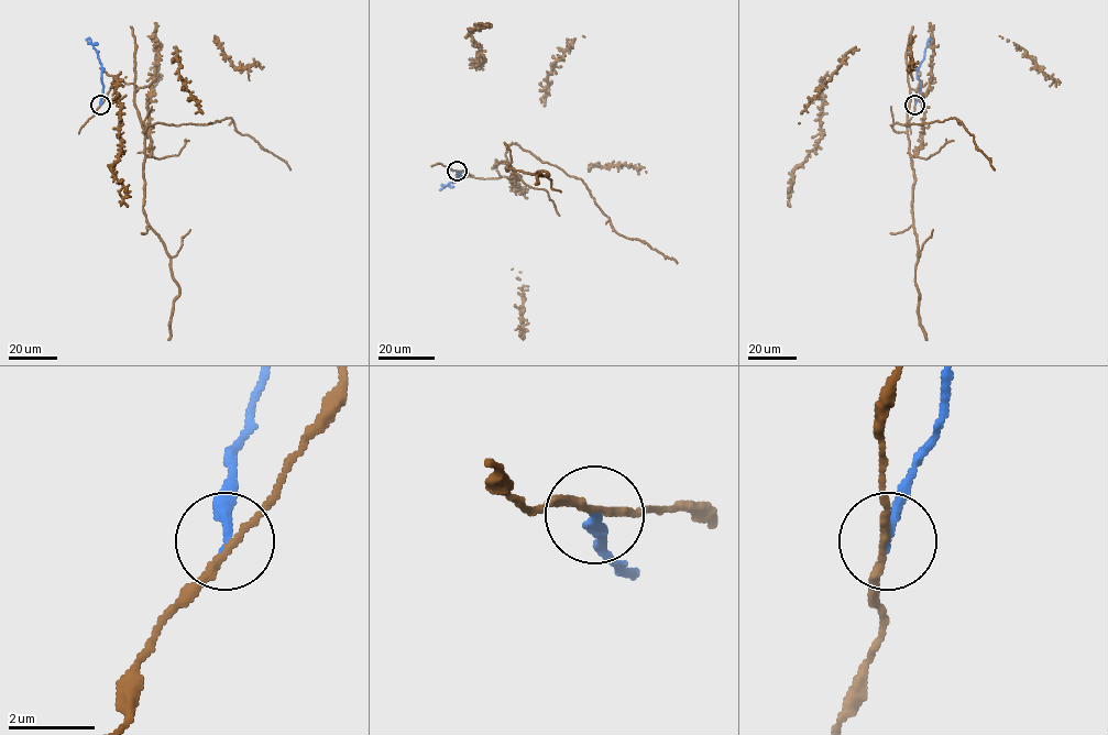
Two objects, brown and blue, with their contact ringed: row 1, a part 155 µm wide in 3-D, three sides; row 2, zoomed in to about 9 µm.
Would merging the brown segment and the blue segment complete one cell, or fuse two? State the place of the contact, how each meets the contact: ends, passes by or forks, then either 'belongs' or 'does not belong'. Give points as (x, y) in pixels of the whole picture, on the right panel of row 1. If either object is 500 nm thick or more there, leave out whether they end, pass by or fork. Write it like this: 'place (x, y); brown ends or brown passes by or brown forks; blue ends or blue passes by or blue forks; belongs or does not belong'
place (914, 105); brown passes by; blue ends; does not belong

